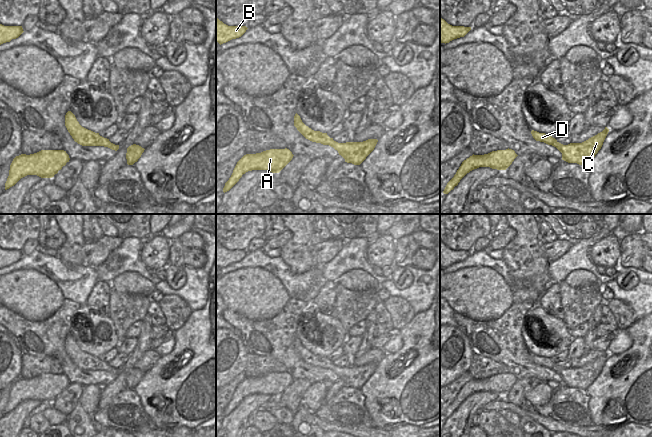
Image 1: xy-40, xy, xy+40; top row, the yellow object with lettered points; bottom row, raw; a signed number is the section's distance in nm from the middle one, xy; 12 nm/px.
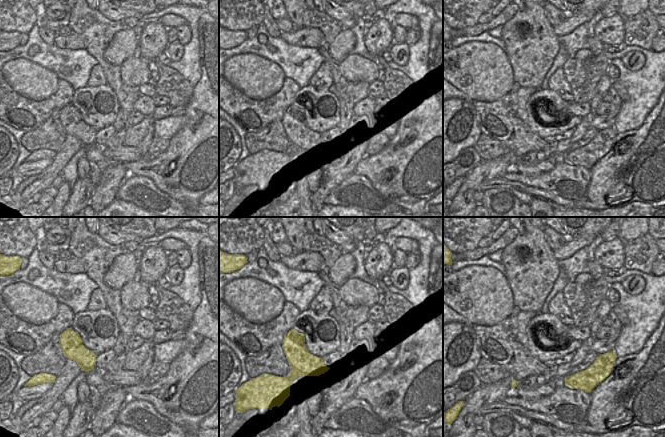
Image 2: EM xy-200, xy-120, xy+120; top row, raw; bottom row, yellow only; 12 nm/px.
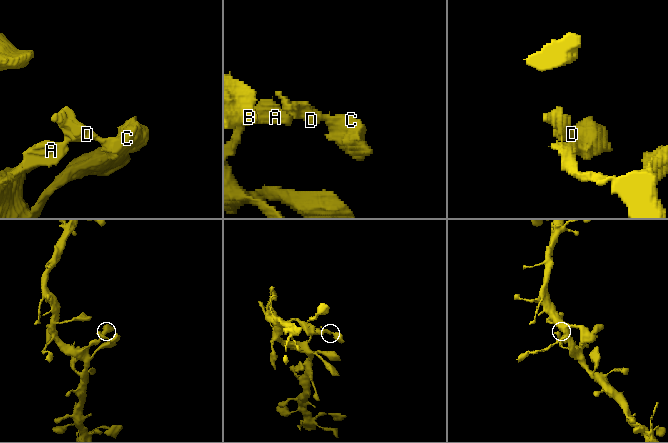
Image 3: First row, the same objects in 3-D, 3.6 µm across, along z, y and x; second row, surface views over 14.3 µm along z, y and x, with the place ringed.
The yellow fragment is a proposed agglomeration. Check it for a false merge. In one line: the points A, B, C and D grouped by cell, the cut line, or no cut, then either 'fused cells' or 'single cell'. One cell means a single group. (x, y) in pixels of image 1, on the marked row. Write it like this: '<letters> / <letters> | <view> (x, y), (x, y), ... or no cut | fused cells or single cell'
A B C D | no cut | single cell

